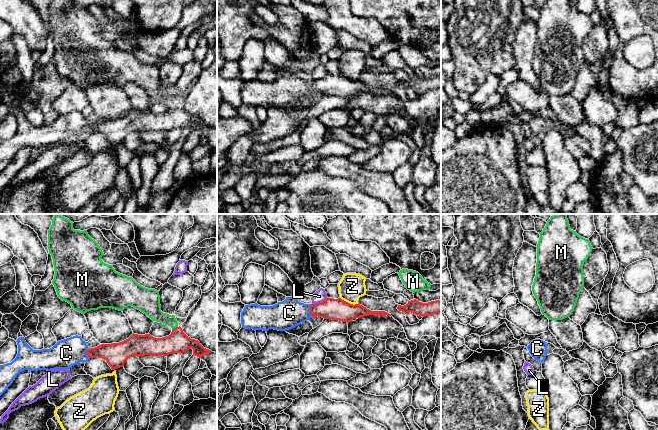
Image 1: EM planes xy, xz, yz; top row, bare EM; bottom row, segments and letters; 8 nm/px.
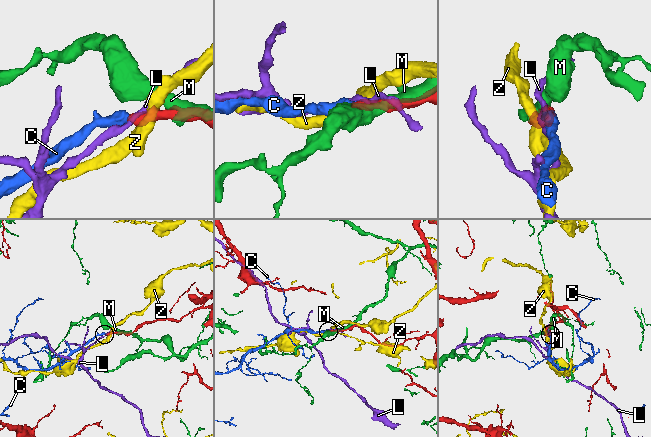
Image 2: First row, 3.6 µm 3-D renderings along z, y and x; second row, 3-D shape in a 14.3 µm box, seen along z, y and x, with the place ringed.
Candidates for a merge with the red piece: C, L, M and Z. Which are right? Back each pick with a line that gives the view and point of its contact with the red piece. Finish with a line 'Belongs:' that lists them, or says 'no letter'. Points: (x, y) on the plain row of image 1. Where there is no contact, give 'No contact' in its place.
C: Touches red at xz (310, 86)
Belongs: C

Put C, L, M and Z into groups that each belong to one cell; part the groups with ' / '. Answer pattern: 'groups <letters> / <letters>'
groups C / L / M / Z

